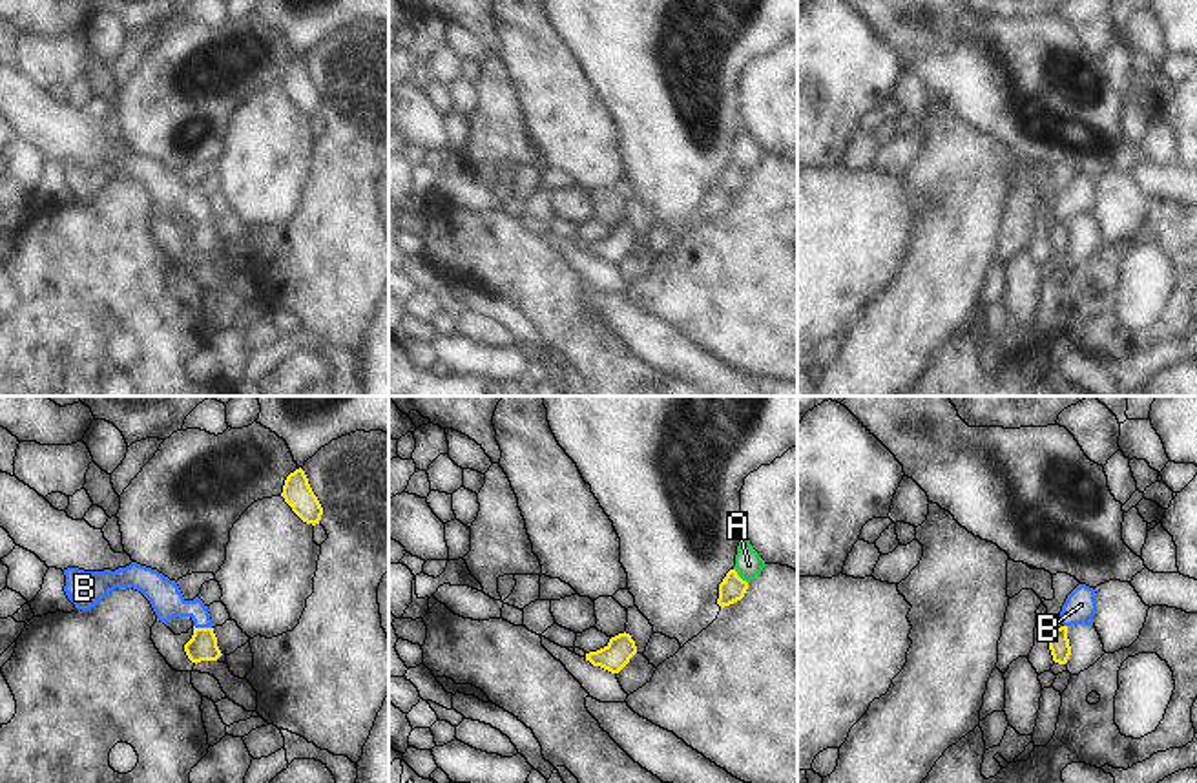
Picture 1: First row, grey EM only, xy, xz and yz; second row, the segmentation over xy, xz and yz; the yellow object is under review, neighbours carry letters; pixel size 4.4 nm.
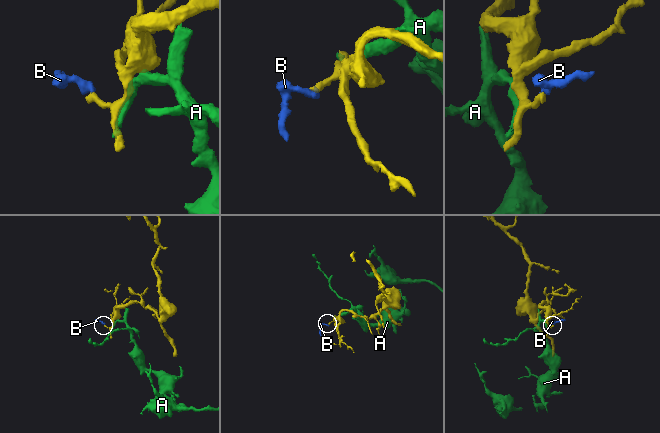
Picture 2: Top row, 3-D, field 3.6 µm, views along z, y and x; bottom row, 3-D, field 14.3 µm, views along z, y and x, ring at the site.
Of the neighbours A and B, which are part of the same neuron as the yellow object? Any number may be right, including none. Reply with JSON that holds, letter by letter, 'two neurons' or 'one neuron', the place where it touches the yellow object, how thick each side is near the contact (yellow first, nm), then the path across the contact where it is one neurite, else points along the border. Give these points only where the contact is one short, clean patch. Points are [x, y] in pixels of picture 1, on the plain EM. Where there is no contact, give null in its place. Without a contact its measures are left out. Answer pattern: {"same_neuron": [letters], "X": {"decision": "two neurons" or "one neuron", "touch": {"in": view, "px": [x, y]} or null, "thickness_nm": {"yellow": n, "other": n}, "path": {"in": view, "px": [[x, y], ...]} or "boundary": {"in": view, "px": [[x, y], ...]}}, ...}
{"same_neuron": ["B"], "A": {"decision": "two neurons", "touch": {"in": "xz", "px": [738, 167]}, "thickness_nm": {"yellow": 120, "other": 120}}, "B": {"decision": "one neuron", "touch": {"in": "xy", "px": [203, 219]}, "thickness_nm": {"yellow": 130, "other": 140}, "path": {"in": "xy", "px": [[203, 236], [203, 219], [188, 199], [163, 185]]}}}

